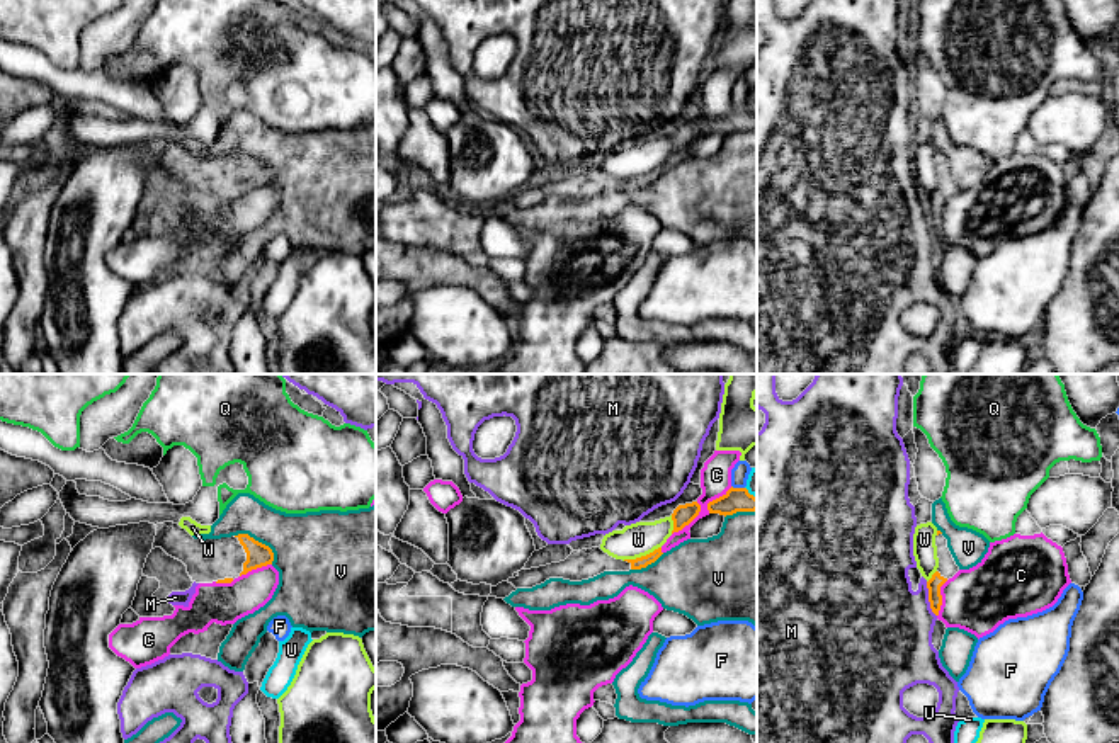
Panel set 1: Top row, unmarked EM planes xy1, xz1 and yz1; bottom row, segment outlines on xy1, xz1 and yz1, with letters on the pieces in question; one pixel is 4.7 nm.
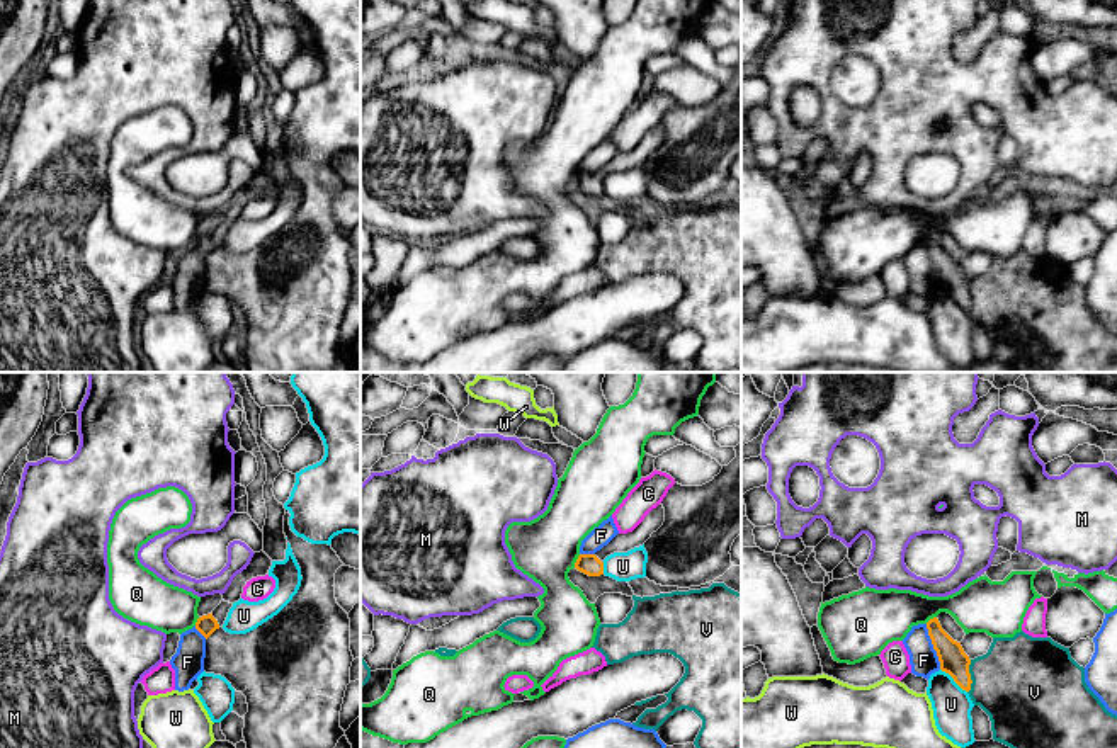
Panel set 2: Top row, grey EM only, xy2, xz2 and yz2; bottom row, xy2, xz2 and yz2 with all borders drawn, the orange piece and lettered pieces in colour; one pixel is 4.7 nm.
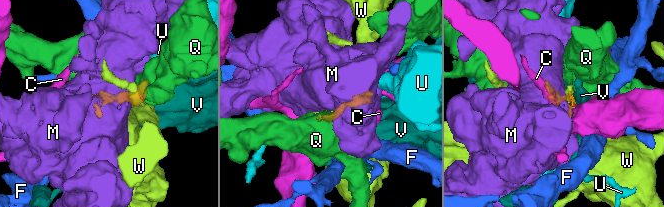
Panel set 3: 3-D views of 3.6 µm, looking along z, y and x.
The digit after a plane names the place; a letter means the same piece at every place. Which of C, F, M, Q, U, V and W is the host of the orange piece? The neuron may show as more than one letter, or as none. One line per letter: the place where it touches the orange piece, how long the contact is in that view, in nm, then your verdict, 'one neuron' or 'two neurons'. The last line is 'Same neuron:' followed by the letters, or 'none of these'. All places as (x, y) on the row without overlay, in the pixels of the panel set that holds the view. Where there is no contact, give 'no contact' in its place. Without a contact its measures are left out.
C: xz1 (691, 140) | 200 nm | two neurons
F: yz2 (934, 266) | 220 nm | two neurons
M: yz1 (929, 218) | 180 nm | two neurons
Q: xz2 (577, 181) | 70 nm | two neurons
U: yz2 (954, 300) | 170 nm | two neurons
V: xy1 (261, 162) | 240 nm | two neurons
W: xz1 (641, 175) | 200 nm | two neurons
Same neuron: none of these

